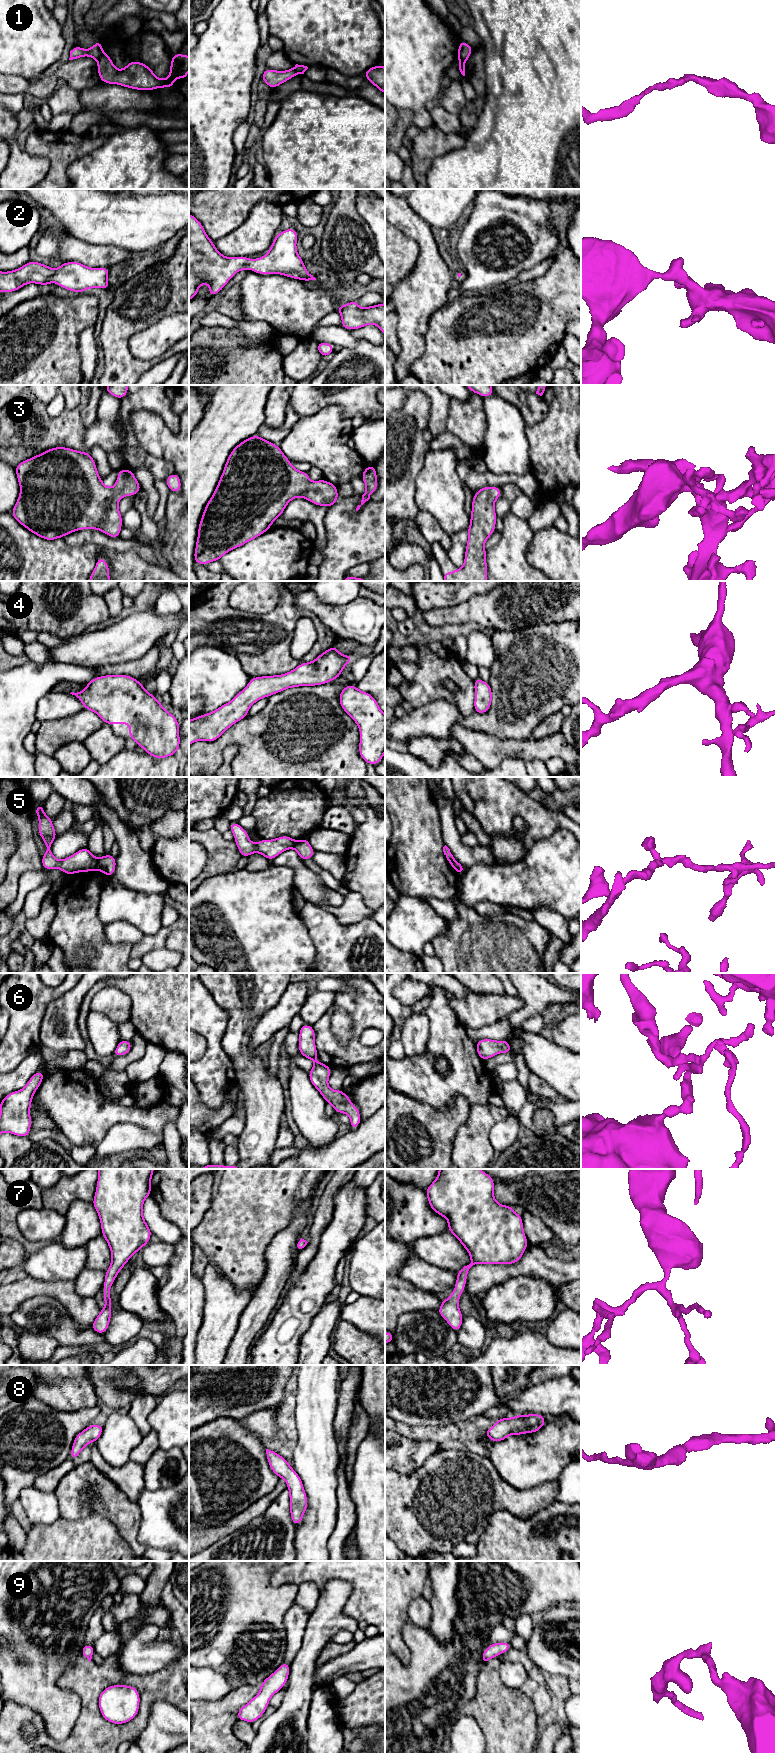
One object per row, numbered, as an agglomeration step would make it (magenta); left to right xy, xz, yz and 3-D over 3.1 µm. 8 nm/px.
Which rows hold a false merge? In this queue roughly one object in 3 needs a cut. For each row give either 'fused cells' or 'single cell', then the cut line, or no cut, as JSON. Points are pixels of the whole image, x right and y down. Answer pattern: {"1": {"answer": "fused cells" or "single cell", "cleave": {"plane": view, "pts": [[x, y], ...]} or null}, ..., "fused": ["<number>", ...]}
{"1": {"answer": "fused cells", "cleave": {"plane": "xy", "pts": [[104, 53], [97, 59]]}}, "2": {"answer": "single cell", "cleave": null}, "3": {"answer": "single cell", "cleave": null}, "4": {"answer": "single cell", "cleave": null}, "5": {"answer": "fused cells", "cleave": {"plane": "xy", "pts": [[99, 859], [97, 869]]}}, "6": {"answer": "single cell", "cleave": null}, "7": {"answer": "single cell", "cleave": null}, "8": {"answer": "single cell", "cleave": null}, "9": {"answer": "single cell", "cleave": null}, "fused": ["1", "5"]}

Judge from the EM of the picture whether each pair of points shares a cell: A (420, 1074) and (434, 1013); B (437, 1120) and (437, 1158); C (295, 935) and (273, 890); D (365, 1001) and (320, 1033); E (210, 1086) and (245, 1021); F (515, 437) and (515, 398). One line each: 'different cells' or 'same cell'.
A: same cell
B: same cell
C: same cell
D: same cell
E: different cells
F: different cells

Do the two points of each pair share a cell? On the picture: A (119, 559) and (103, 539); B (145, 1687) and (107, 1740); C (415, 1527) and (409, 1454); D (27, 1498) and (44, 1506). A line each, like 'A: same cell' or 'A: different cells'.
A: different cells
B: same cell
C: different cells
D: same cell

